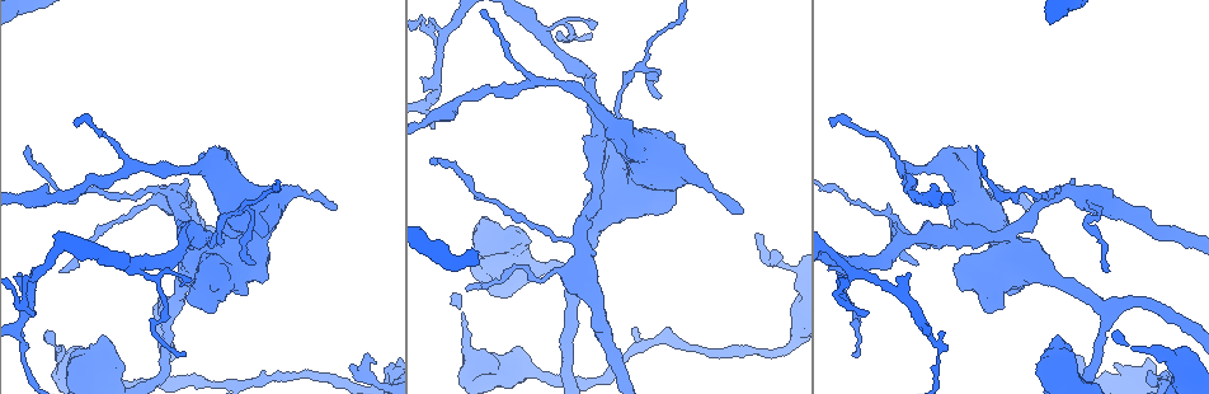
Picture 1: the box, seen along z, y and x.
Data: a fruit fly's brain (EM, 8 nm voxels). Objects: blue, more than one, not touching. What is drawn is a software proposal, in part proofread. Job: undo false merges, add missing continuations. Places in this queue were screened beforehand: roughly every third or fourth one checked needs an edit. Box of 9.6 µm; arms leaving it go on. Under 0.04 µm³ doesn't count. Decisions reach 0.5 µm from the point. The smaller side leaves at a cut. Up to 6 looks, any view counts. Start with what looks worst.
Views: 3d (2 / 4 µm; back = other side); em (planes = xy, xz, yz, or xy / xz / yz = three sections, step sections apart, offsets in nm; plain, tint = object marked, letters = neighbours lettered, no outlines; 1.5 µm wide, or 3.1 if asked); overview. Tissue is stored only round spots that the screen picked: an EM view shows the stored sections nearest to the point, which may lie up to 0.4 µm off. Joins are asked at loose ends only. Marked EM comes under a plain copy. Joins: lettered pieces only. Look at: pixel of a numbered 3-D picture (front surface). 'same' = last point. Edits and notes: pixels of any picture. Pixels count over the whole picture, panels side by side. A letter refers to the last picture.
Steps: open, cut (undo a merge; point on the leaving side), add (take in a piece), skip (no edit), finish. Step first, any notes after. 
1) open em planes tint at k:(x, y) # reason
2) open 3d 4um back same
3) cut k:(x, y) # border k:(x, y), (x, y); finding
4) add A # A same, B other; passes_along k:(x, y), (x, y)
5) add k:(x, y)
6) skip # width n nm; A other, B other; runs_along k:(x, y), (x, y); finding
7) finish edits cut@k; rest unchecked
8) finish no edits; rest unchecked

open em planes letters at 1:(194, 238) # calibre changes

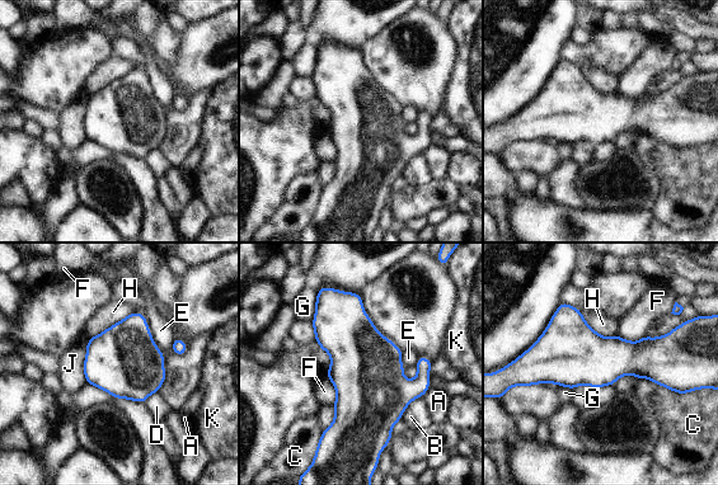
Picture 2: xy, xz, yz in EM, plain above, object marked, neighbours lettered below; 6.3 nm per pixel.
skip # width 460 nm; A other, B other, C other, D other, E other, F other, G other, H other, J other, K other; border 2:(89, 339), (84, 359), (85, 382); all the same cell

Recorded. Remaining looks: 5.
open em planes letters at 1:(1116, 331) # free end

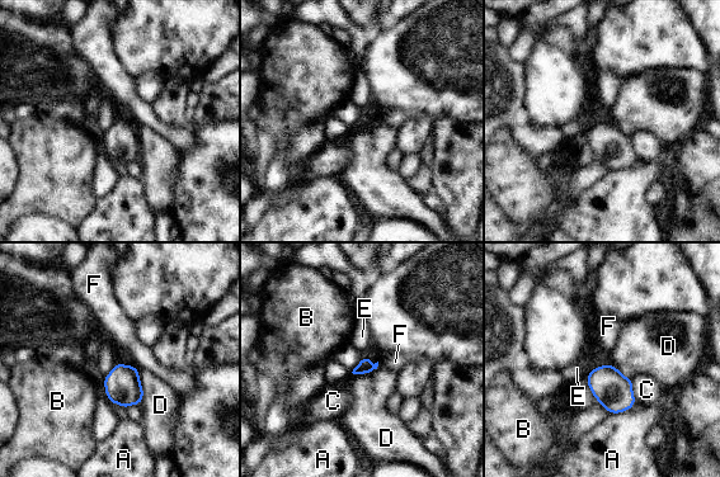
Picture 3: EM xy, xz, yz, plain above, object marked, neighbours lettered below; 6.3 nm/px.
skip # width 100 nm; A other, B other, C other, D other, E other, F other; none of them fits

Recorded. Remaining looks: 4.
open em planes tint at 1:(1058, 190) # calibre changes

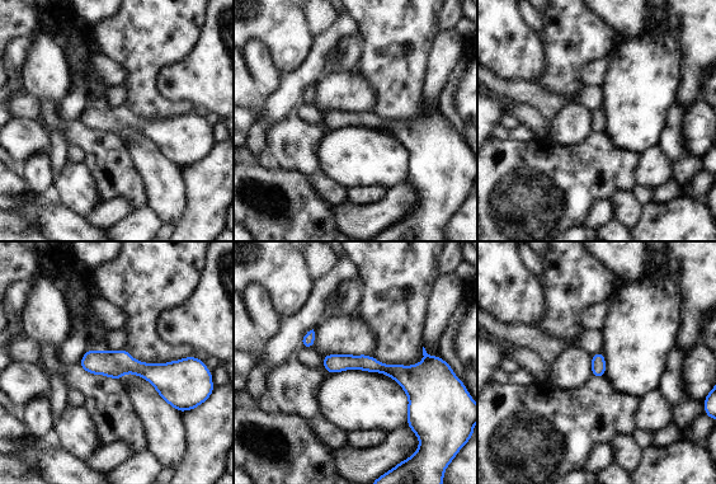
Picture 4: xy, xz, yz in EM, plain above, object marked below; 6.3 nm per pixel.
open em planes letters same

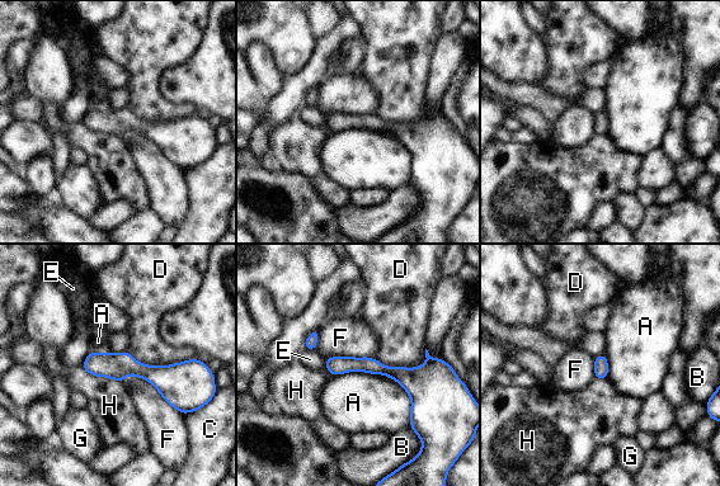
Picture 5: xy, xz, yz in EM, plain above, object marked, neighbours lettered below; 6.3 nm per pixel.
skip # A other, B other, C other, D other, E other, F other, G other, H other; all the same cell

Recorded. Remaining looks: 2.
finish no edits; rest unchecked

